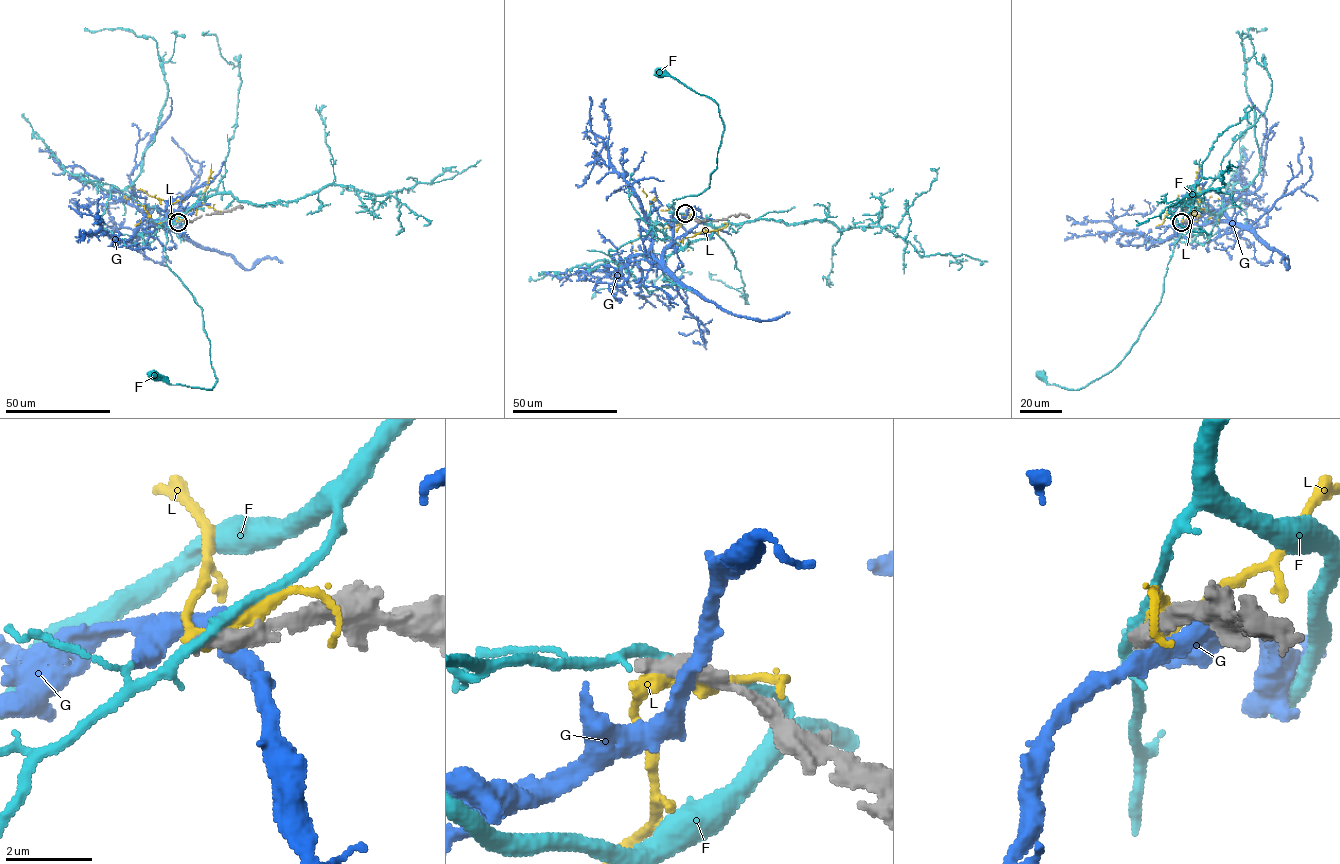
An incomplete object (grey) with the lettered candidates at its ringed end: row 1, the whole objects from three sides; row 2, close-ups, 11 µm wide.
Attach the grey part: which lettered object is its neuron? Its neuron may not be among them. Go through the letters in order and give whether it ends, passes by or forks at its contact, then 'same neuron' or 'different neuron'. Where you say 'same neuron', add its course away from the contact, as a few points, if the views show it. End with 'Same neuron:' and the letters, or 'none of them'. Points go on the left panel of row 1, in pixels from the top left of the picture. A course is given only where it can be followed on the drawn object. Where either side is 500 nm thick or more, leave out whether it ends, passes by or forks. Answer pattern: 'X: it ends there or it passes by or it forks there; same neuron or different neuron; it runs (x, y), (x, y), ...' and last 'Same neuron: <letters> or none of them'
F: it passes by; different neuron
G: different neuron
L: different neuron
Same neuron: none of them

